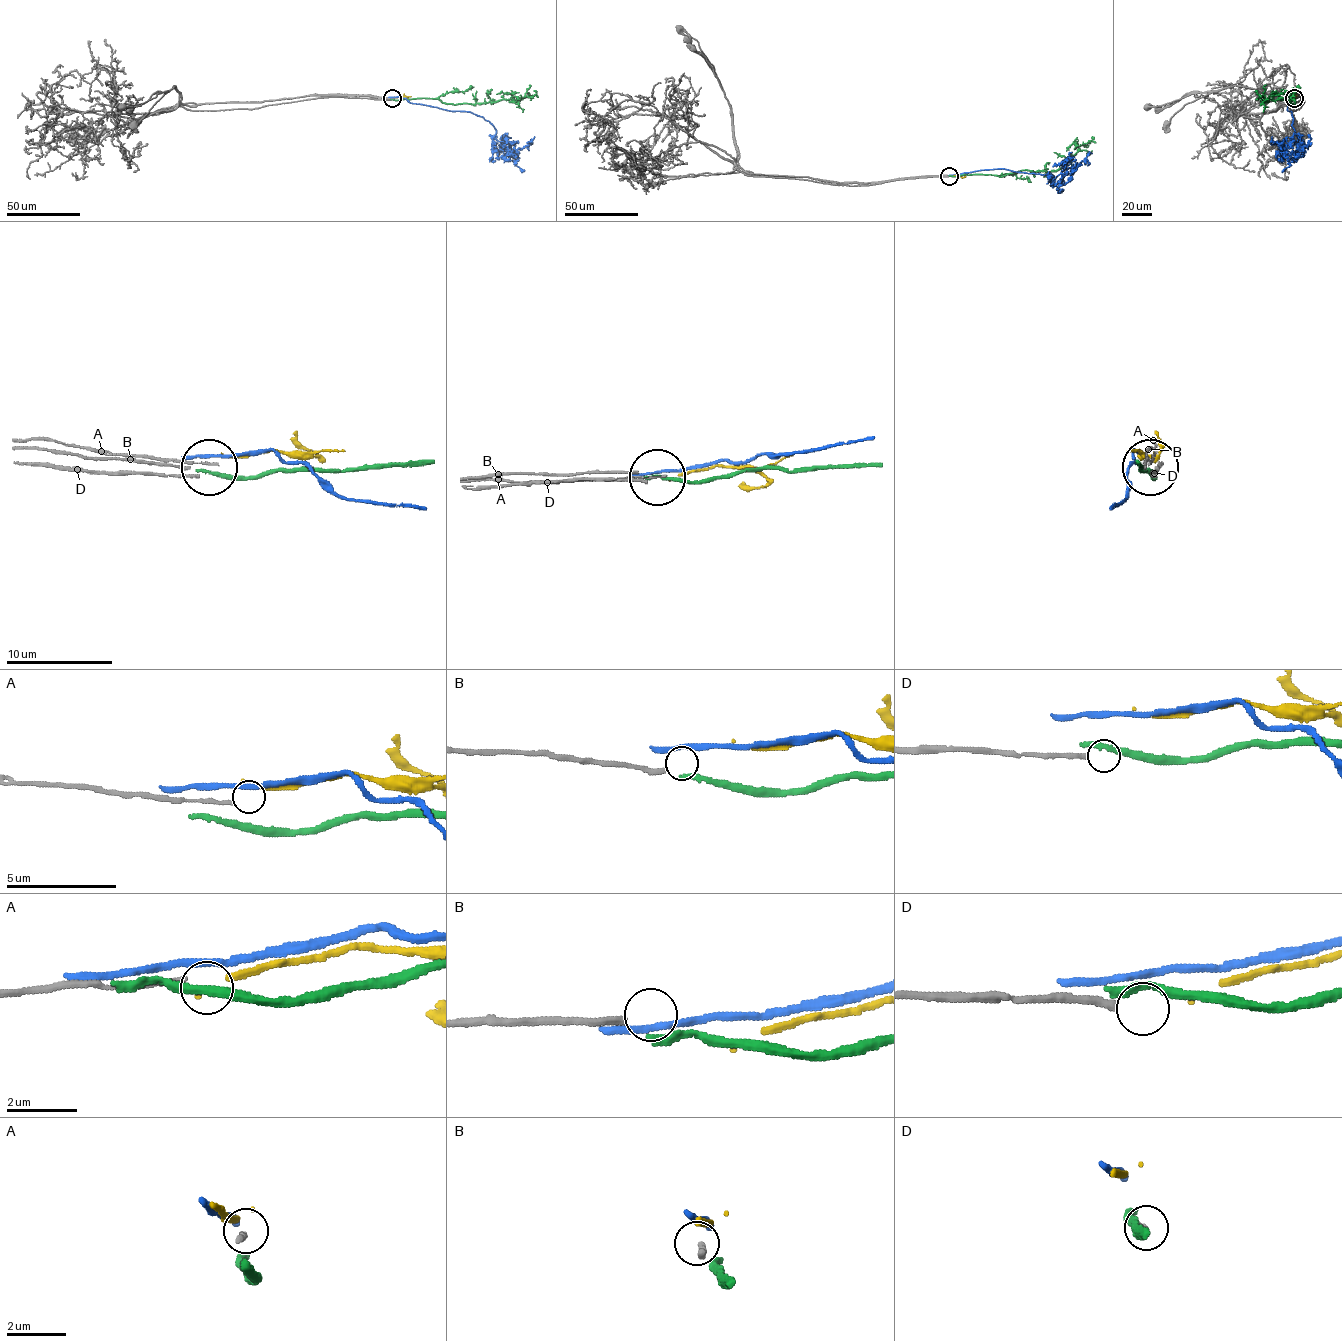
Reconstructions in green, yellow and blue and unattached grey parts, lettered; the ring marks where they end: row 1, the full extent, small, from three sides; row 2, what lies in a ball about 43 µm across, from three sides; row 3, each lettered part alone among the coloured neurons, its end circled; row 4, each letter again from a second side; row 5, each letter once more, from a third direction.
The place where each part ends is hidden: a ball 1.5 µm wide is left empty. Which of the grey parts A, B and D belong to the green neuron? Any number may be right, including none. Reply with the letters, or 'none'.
none

